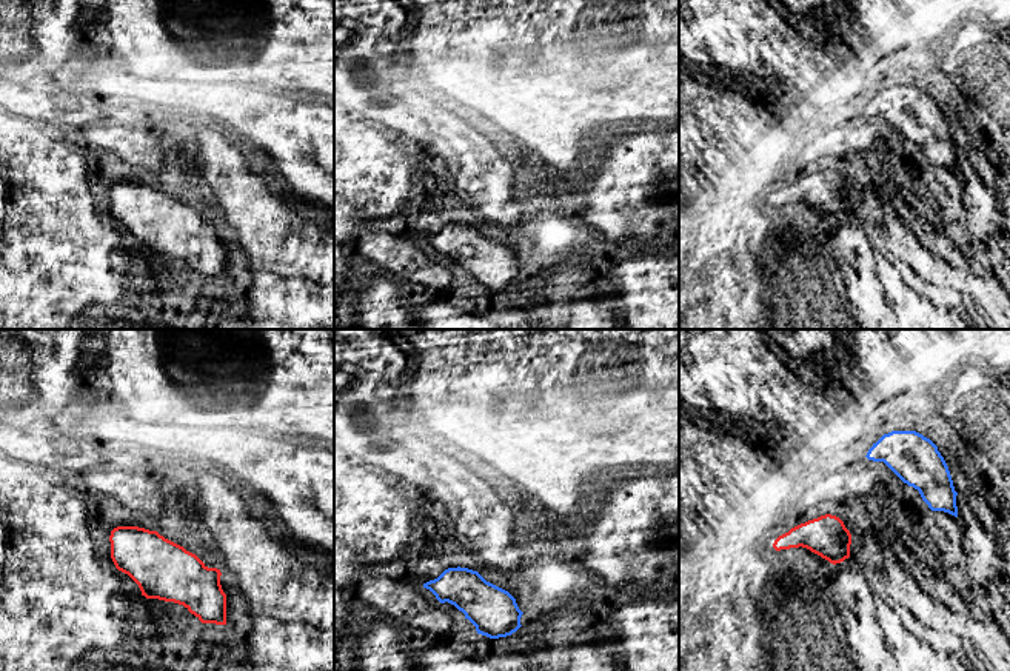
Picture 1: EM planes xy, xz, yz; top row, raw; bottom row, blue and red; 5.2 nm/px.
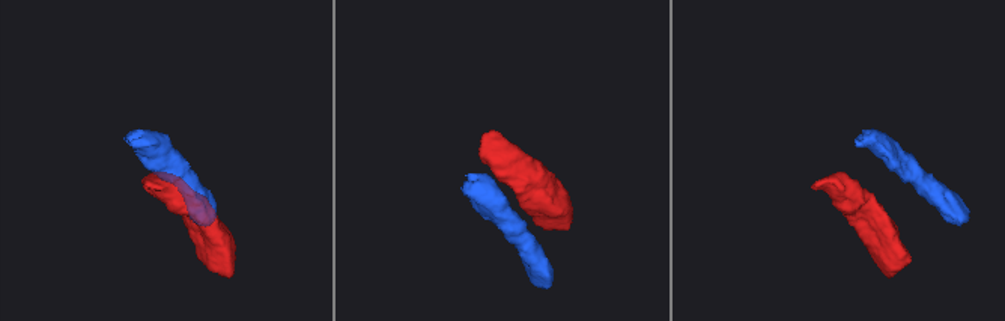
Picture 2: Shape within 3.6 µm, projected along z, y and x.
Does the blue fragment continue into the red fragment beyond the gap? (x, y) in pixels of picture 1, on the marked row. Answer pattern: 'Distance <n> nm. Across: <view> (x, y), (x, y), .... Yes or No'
Distance 340 nm. Across: yz (869, 459), (838, 517). No

